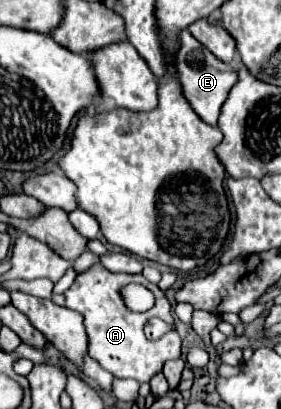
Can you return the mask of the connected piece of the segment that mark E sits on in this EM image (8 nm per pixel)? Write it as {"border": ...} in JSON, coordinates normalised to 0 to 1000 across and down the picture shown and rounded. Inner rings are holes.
{"border":[[[648,76],[648,115],[626,134],[619,164],[633,174],[633,188],[648,203],[648,227],[655,227],[662,247],[683,257],[683,267],[705,276],[705,286],[726,301],[769,306],[783,267],[790,267],[797,247],[811,242],[819,218],[847,203],[847,174],[826,159],[762,139],[747,125],[733,125],[733,115],[719,115],[719,105],[705,105],[669,76]]]}

